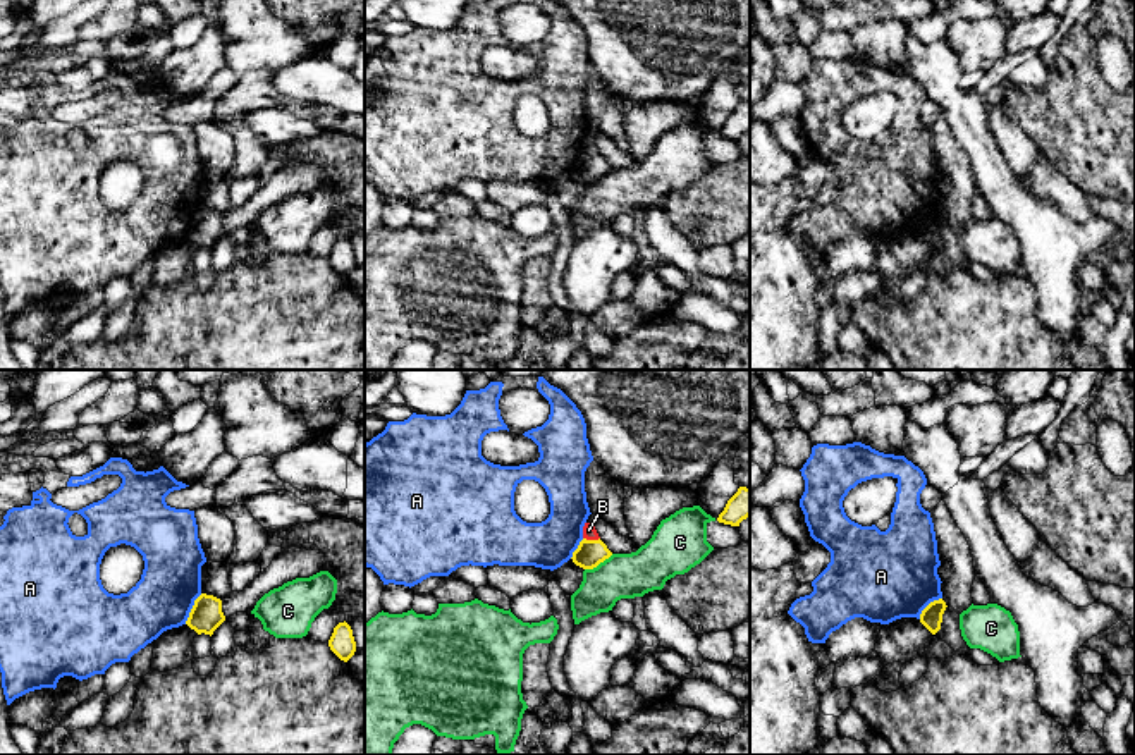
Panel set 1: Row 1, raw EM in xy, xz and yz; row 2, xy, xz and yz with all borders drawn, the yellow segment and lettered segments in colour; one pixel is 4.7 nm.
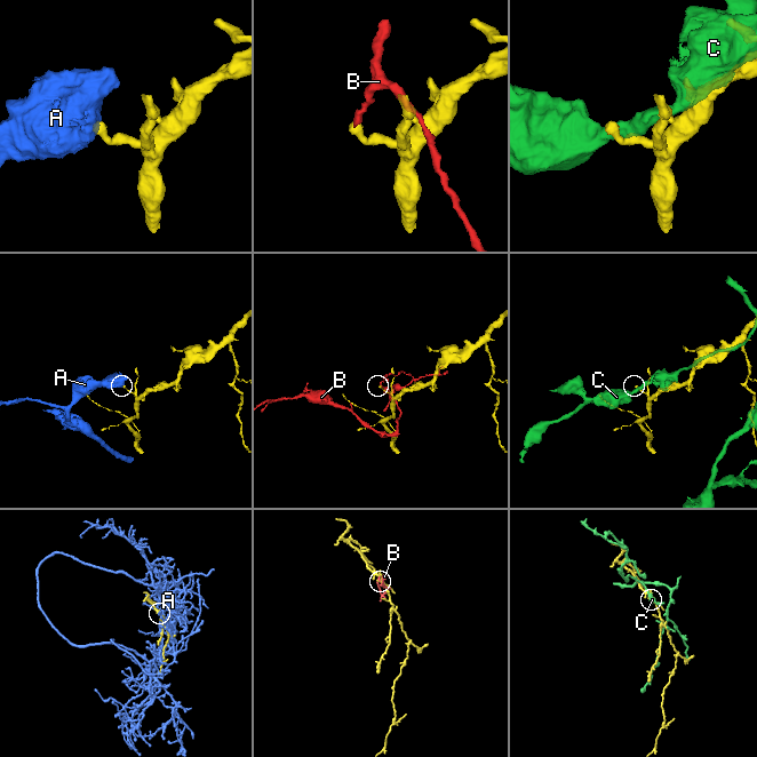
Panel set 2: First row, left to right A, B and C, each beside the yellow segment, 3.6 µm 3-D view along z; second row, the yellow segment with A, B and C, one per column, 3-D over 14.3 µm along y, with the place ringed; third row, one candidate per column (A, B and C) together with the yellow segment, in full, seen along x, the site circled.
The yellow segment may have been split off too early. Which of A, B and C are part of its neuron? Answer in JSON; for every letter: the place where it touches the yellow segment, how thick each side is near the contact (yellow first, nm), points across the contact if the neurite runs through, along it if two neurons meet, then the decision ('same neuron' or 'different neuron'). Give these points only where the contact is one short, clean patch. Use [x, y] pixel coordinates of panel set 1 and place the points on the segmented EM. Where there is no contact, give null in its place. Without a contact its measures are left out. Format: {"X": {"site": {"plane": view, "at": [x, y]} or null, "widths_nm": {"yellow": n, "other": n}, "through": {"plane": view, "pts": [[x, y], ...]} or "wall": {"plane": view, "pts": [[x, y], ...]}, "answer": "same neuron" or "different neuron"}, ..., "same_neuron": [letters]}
{"A": {"site": {"plane": "xy", "at": [191, 609]}, "widths_nm": {"yellow": 150, "other": 280}, "wall": {"plane": "xy", "pts": [[202, 594], [184, 623]]}, "answer": "different neuron"}, "B": {"site": {"plane": "xz", "at": [592, 540]}, "widths_nm": {"yellow": 130, "other": 60}, "answer": "different neuron"}, "C": {"site": {"plane": "xz", "at": [599, 563]}, "widths_nm": {"yellow": 130, "other": 200}, "answer": "different neuron"}, "same_neuron": []}

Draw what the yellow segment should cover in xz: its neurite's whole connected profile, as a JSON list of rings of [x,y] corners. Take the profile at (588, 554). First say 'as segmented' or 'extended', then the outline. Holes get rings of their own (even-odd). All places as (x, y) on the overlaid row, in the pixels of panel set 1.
as segmented; [[[583,538],[578,545],[578,549],[573,552],[573,562],[583,569],[593,569],[605,559],[609,559],[612,552],[607,549],[607,545],[598,540],[586,540]]]

